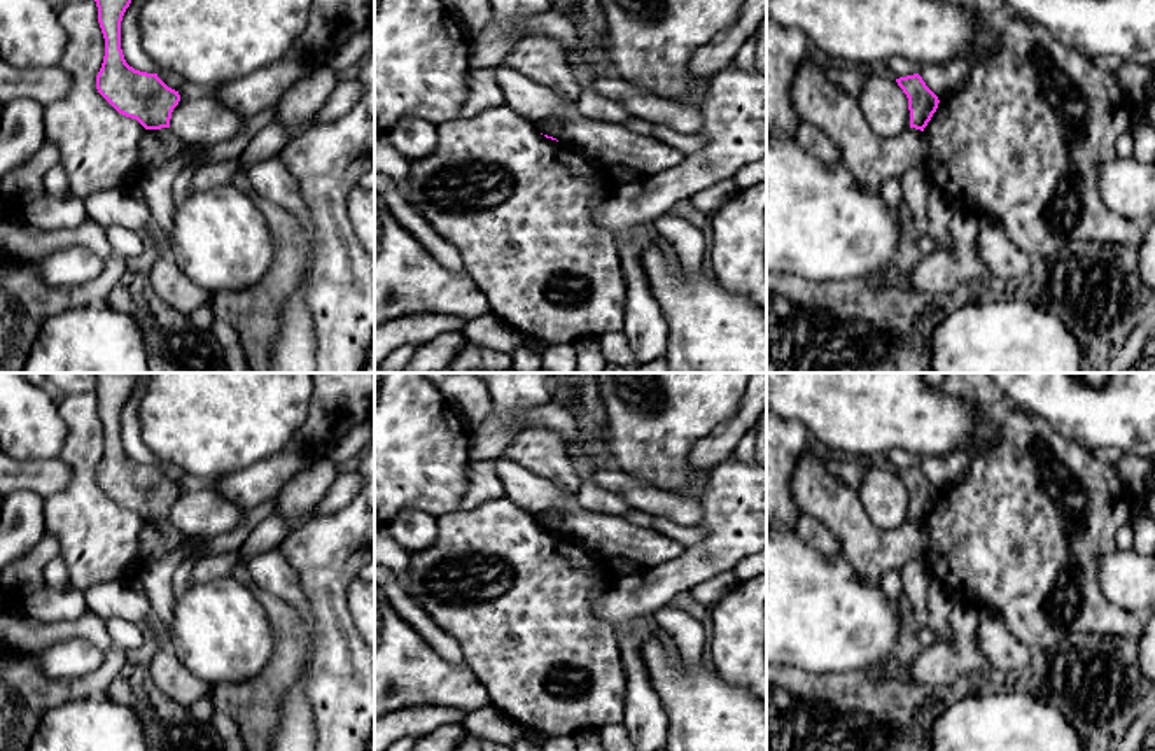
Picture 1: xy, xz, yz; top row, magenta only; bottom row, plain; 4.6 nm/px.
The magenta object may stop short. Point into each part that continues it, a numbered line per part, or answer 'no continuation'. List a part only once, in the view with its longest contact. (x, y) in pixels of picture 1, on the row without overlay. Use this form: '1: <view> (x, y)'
no continuation

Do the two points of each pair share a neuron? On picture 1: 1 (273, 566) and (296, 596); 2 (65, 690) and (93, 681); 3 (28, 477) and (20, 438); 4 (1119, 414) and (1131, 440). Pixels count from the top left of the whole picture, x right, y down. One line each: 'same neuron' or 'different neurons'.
1: same neuron
2: same neuron
3: different neurons
4: same neuron

